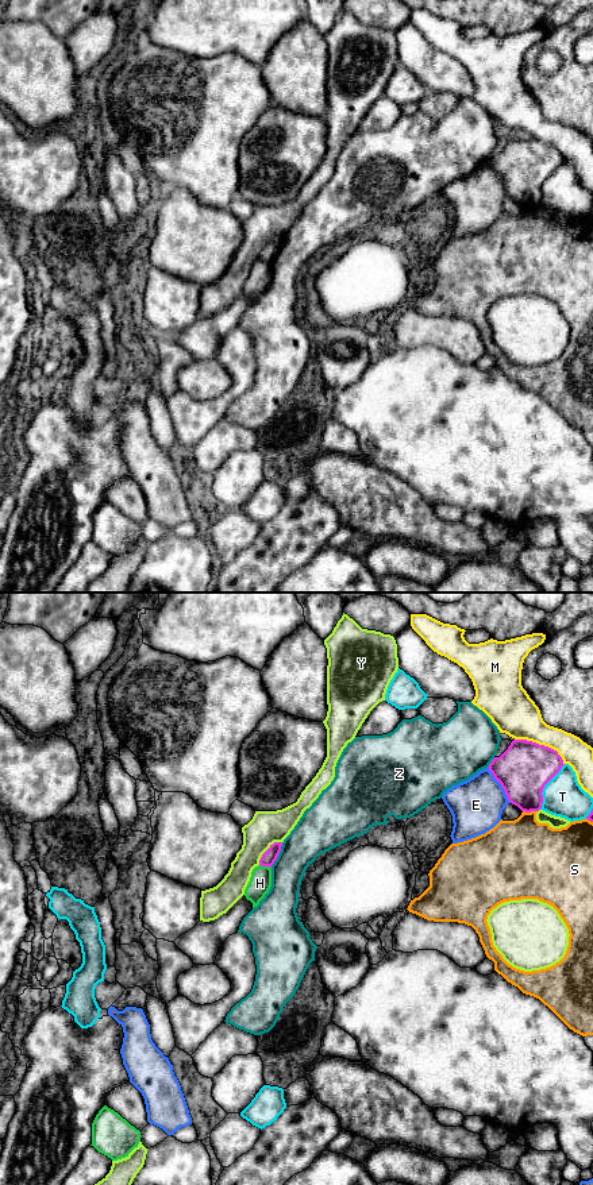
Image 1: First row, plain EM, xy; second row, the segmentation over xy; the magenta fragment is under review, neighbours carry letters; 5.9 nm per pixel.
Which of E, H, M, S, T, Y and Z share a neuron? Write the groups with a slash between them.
E / H / M / S / T / Y / Z

